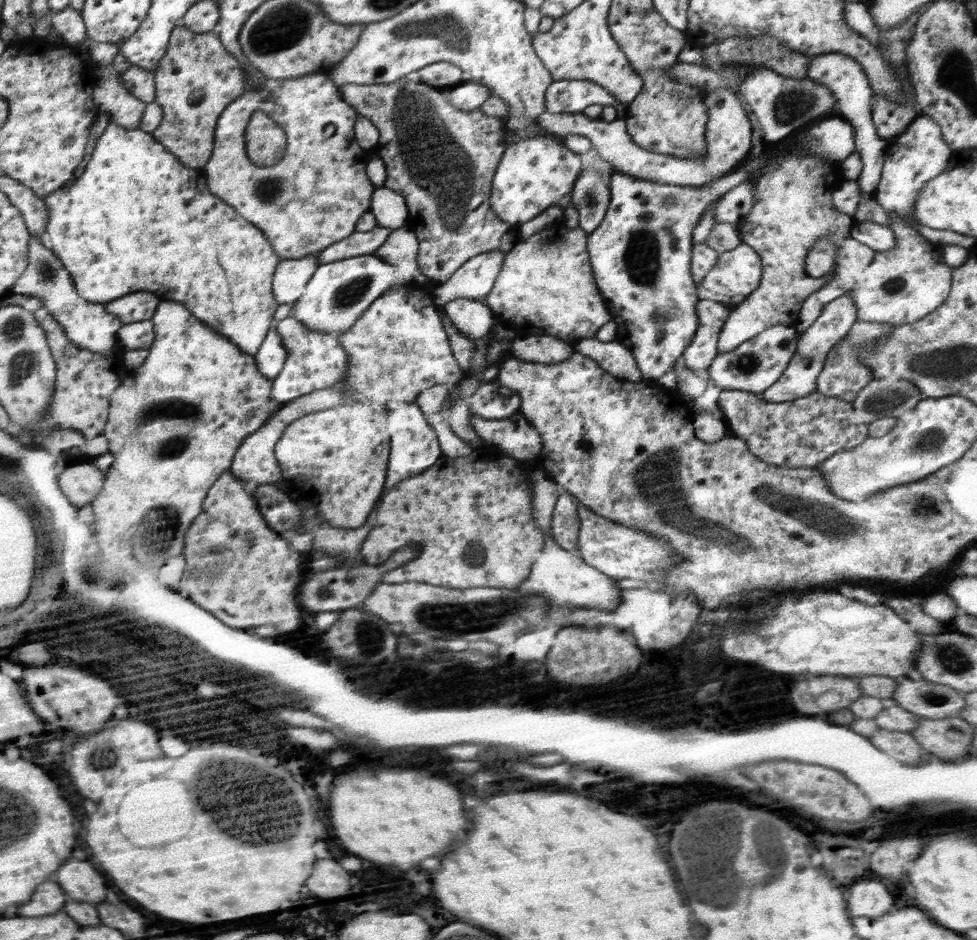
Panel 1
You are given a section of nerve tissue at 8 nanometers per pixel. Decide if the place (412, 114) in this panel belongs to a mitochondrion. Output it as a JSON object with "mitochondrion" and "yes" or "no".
{"mitochondrion":"yes"}

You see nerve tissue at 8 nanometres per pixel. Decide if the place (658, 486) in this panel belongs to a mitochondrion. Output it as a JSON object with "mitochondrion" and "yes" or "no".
{"mitochondrion":"yes"}

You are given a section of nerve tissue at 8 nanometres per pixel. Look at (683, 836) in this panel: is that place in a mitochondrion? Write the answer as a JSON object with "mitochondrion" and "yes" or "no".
{"mitochondrion":"yes"}

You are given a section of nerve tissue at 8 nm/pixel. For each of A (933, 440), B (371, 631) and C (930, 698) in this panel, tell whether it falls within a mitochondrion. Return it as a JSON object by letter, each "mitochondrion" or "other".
{"A":"mitochondrion","B":"mitochondrion","C":"mitochondrion"}

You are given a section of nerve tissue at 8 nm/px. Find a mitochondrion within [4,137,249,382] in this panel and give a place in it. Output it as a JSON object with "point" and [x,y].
{"point":[46,272]}

